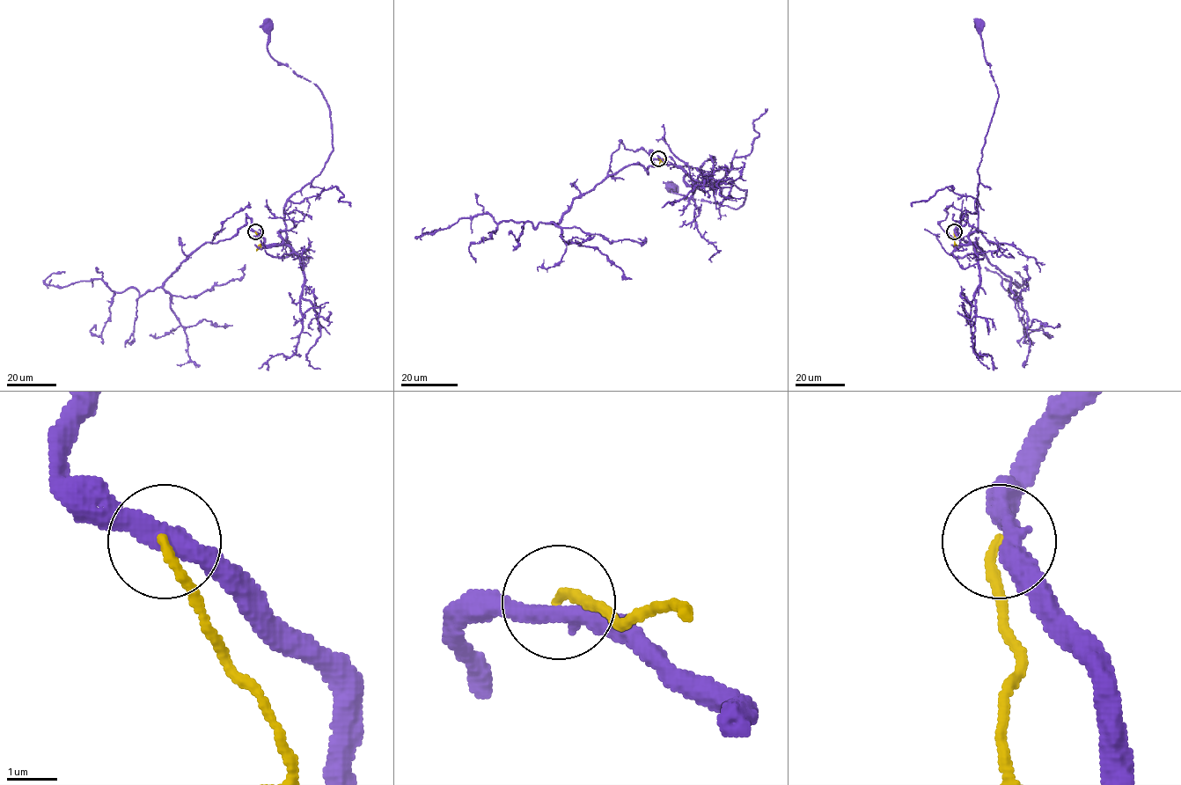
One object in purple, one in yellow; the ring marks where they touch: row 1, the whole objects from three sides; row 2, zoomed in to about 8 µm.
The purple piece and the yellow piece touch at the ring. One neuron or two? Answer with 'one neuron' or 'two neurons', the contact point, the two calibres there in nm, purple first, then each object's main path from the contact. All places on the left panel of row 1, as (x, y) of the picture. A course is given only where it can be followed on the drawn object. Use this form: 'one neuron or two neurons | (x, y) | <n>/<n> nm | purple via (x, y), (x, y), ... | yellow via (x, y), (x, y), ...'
two neurons | (255, 231) | 360/180 nm | purple via (255, 231), (267, 245), (282, 242), (285, 202), (333, 150), (323, 92), (270, 55), (266, 25) | yellow via (255, 231), (261, 243), (258, 248)

